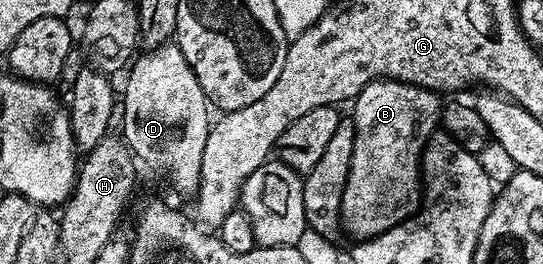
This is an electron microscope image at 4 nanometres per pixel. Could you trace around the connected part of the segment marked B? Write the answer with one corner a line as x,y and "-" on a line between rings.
396,79
373,80
353,101
355,116
355,140
353,157
347,170
347,184
343,190
343,204
339,206
341,227
352,235
352,240
372,239
375,235
393,229
399,223
411,218
421,206
421,168
423,150
429,137
440,126
441,102
436,92
418,87
412,83
402,83

